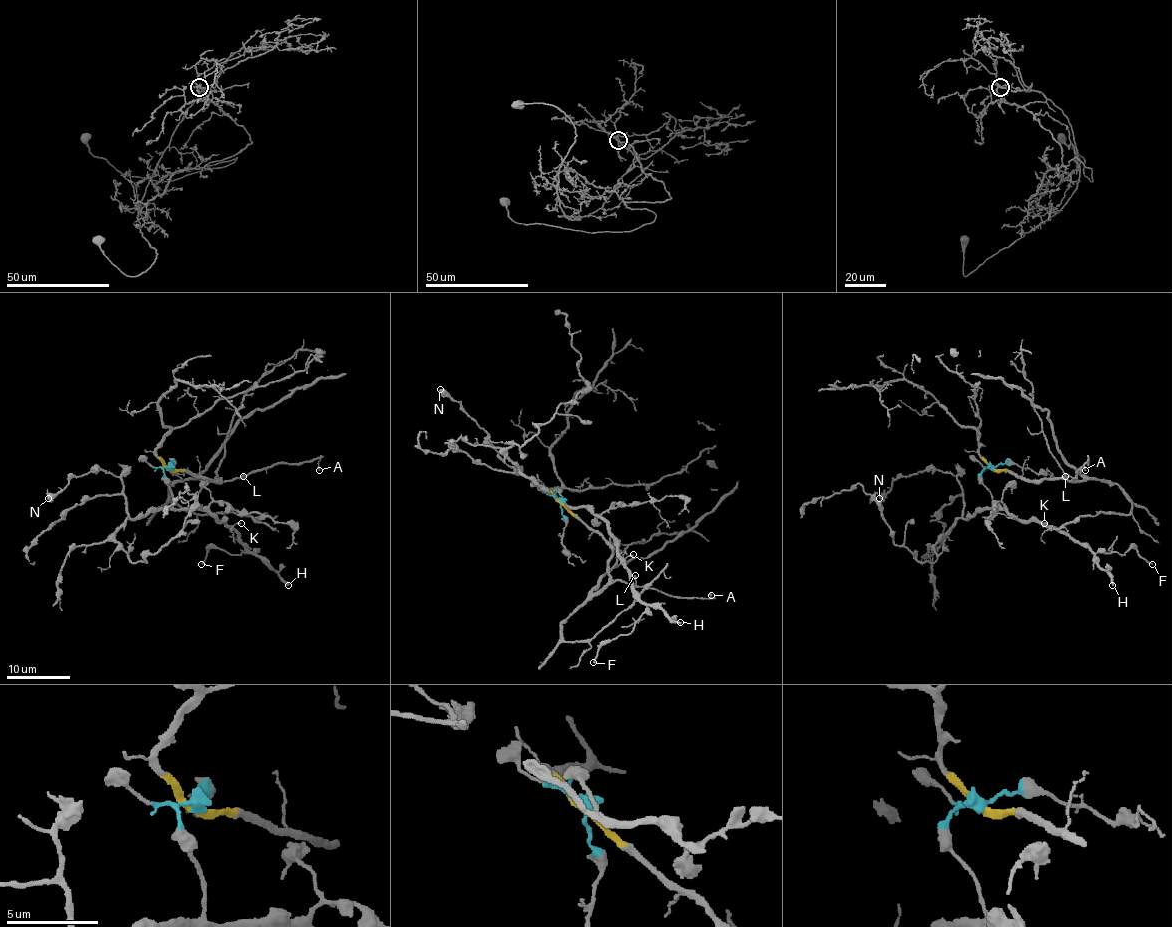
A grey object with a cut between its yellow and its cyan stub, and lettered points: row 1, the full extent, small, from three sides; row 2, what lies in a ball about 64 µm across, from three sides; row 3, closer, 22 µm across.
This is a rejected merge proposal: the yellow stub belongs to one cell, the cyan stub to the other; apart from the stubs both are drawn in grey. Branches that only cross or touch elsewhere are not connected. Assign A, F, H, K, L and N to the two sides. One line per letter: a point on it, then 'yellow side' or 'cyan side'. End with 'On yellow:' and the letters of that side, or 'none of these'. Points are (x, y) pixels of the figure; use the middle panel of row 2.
A: (711, 595) | yellow side
F: (593, 662) | cyan side
H: (680, 622) | cyan side
K: (633, 554) | cyan side
L: (635, 575) | yellow side
N: (440, 389) | cyan side
On yellow: A, L

